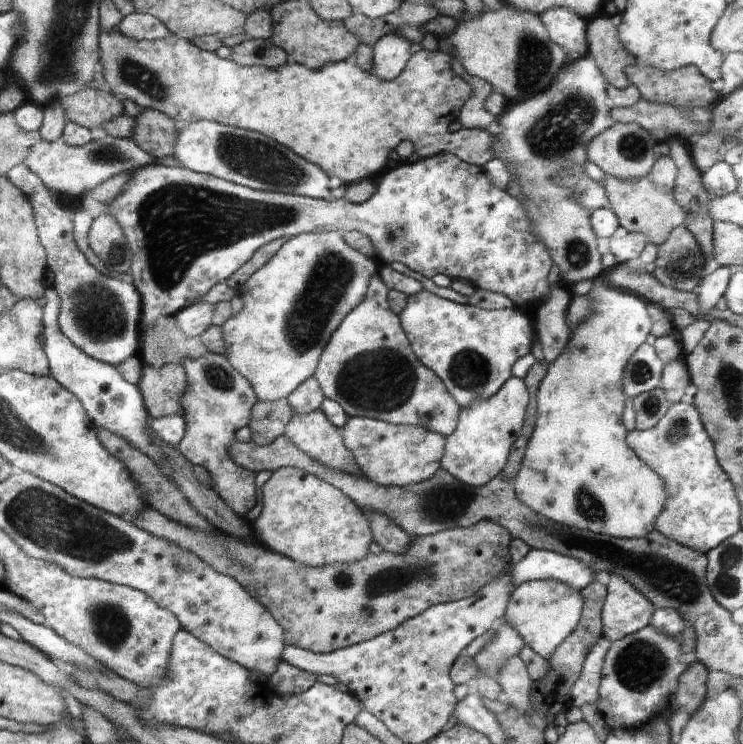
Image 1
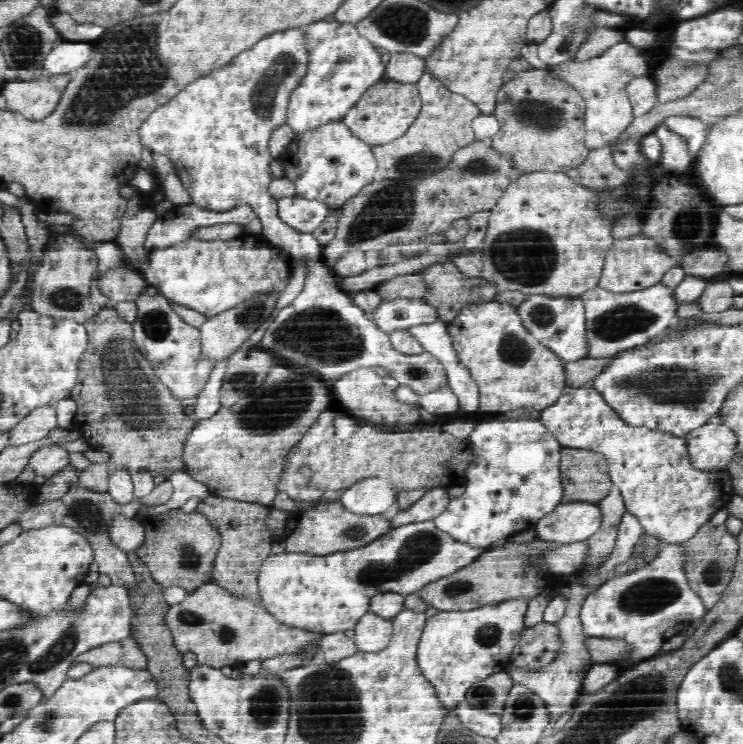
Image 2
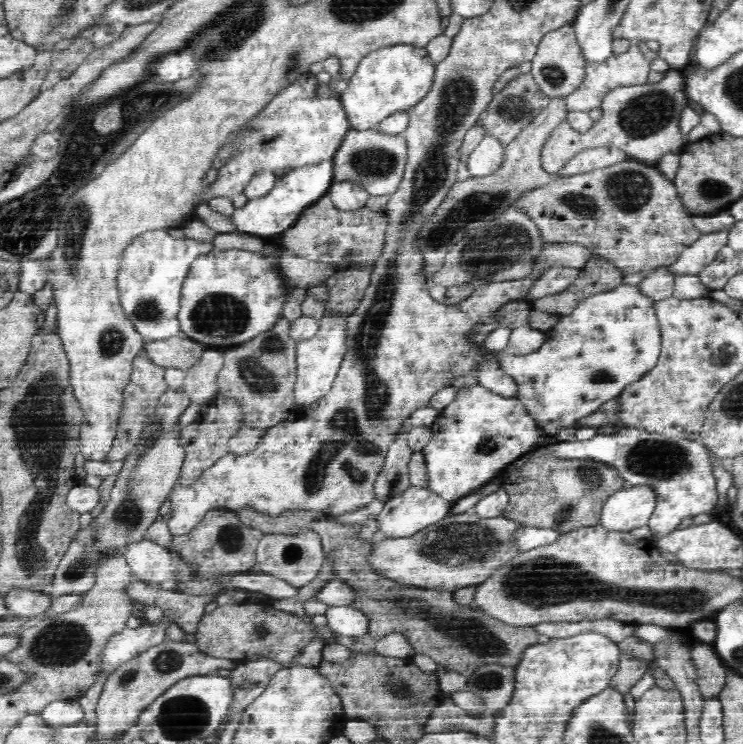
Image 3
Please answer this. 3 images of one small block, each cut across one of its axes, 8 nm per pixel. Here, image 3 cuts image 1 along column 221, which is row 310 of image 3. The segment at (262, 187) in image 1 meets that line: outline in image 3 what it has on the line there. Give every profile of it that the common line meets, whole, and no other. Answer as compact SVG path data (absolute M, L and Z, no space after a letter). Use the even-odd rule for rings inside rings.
M148 230L136 236L124 250L122 266L118 272L120 304L128 316L128 321L145 341L167 339L181 330L178 321L183 280L200 252L212 251L212 242L203 242L174 233L174 238L166 230Z

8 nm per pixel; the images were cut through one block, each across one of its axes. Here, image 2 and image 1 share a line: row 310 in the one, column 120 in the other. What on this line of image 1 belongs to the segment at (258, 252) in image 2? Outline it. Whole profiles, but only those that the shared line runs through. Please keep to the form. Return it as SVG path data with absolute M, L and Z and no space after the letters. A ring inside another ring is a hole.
M452 154L435 155L416 164L394 168L380 180L374 195L360 204L342 199L327 202L303 195L258 191L181 166L168 168L158 163L148 164L133 177L130 190L106 207L108 214L124 226L128 244L136 252L136 264L132 264L128 274L134 276L136 288L142 294L144 330L148 330L158 316L175 315L182 308L200 303L200 298L204 298L214 285L229 280L266 244L278 238L315 231L360 232L372 242L376 257L386 265L401 263L413 275L422 274L428 279L444 274L450 279L468 280L476 288L504 294L515 305L548 298L551 253L536 240L534 222L530 222L526 208L522 208L521 201L508 190L492 184L482 167L466 164Z

